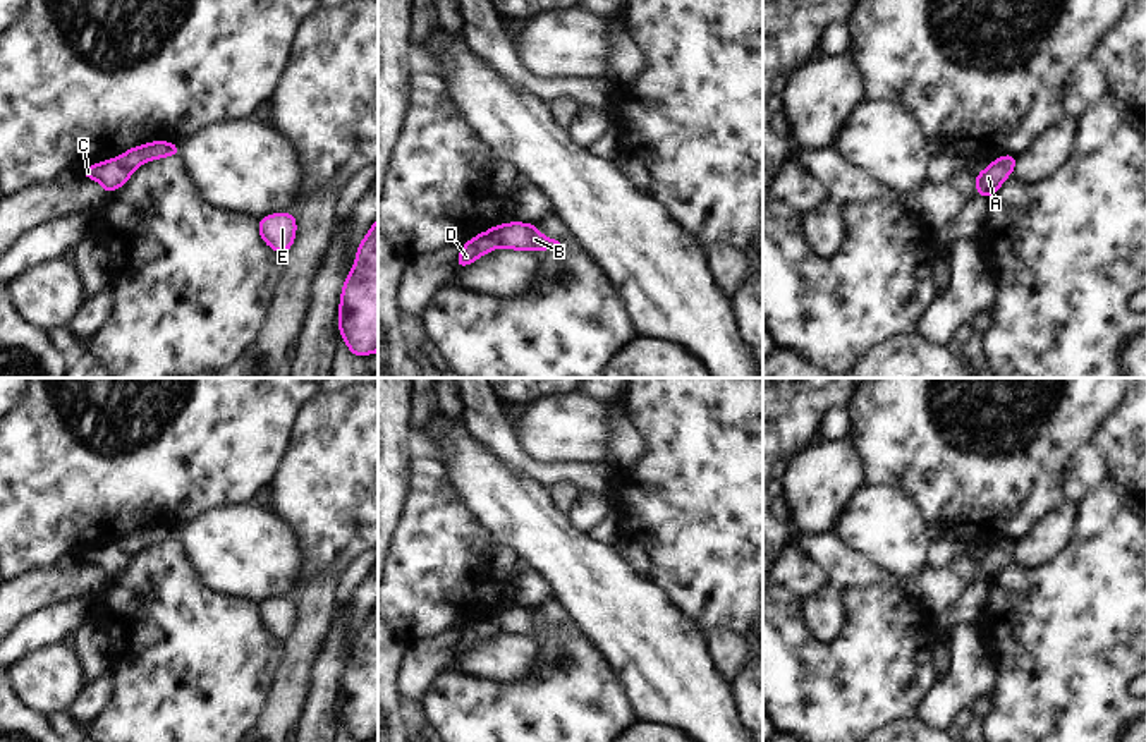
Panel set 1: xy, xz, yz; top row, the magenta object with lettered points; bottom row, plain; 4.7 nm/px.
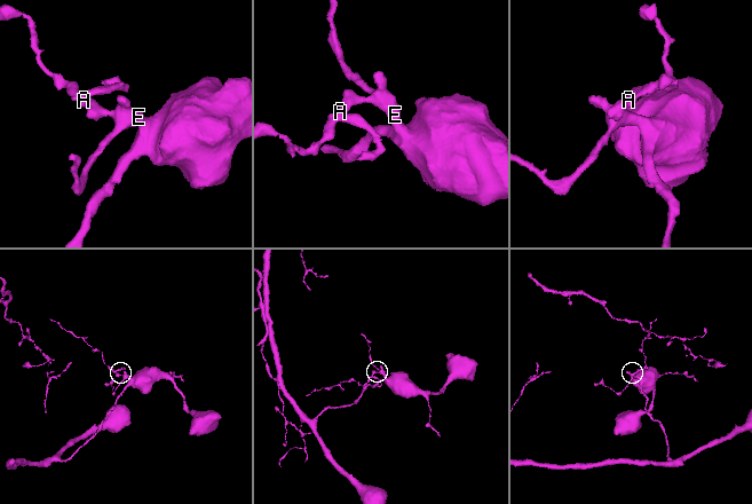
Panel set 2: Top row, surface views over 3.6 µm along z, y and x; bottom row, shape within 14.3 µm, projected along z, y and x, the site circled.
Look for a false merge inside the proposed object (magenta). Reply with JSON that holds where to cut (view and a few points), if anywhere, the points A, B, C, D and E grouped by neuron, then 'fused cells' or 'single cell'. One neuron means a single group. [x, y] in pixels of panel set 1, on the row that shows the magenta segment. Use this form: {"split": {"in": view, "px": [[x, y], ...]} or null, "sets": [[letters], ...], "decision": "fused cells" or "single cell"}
{"split": {"in": "xz", "px": [[504, 225], [497, 246]]}, "sets": [["A", "C", "D", "E"], ["B"]], "decision": "fused cells"}

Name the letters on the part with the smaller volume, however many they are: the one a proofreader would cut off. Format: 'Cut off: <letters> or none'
Cut off: B

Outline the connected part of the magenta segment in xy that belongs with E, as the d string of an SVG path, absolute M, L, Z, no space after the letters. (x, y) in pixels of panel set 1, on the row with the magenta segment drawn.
M271 213L258 220L259 237L273 251L285 254L296 242L297 222L294 213Z

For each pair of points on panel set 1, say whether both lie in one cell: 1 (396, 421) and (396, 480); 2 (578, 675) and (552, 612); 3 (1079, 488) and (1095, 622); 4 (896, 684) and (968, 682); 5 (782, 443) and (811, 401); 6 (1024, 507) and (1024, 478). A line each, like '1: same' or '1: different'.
1: same
2: same
3: different
4: different
5: same
6: same

